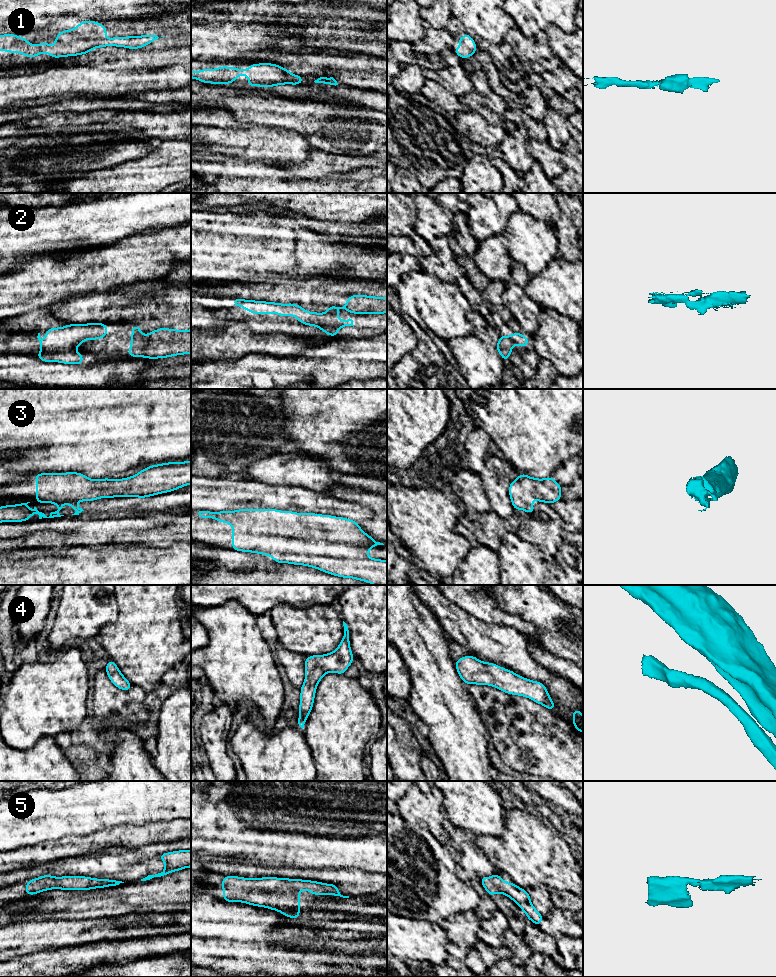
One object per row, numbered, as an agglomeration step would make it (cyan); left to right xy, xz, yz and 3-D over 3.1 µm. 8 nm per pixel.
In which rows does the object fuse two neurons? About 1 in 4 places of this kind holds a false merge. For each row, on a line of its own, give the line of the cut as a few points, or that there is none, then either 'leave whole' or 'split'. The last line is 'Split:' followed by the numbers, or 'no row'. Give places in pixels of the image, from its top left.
1: no cut; leave whole
2: cut in yz along (501, 334), (513, 343); split
3: no cut; leave whole
4: no cut; leave whole
5: no cut; leave whole
Split: 2

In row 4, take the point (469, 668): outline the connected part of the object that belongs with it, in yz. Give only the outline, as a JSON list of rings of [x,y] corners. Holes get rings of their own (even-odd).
[[[464,656],[455,662],[456,670],[464,684],[489,685],[511,694],[528,697],[553,712],[555,703],[545,685],[511,670],[489,662],[481,662],[474,656]]]

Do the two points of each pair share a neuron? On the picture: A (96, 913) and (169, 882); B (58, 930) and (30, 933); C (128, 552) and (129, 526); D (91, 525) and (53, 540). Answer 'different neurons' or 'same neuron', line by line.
A: same neuron
B: same neuron
C: different neurons
D: same neuron

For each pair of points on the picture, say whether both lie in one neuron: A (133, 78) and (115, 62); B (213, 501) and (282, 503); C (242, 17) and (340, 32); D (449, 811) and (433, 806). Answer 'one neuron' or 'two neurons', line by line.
A: two neurons
B: one neuron
C: two neurons
D: two neurons

